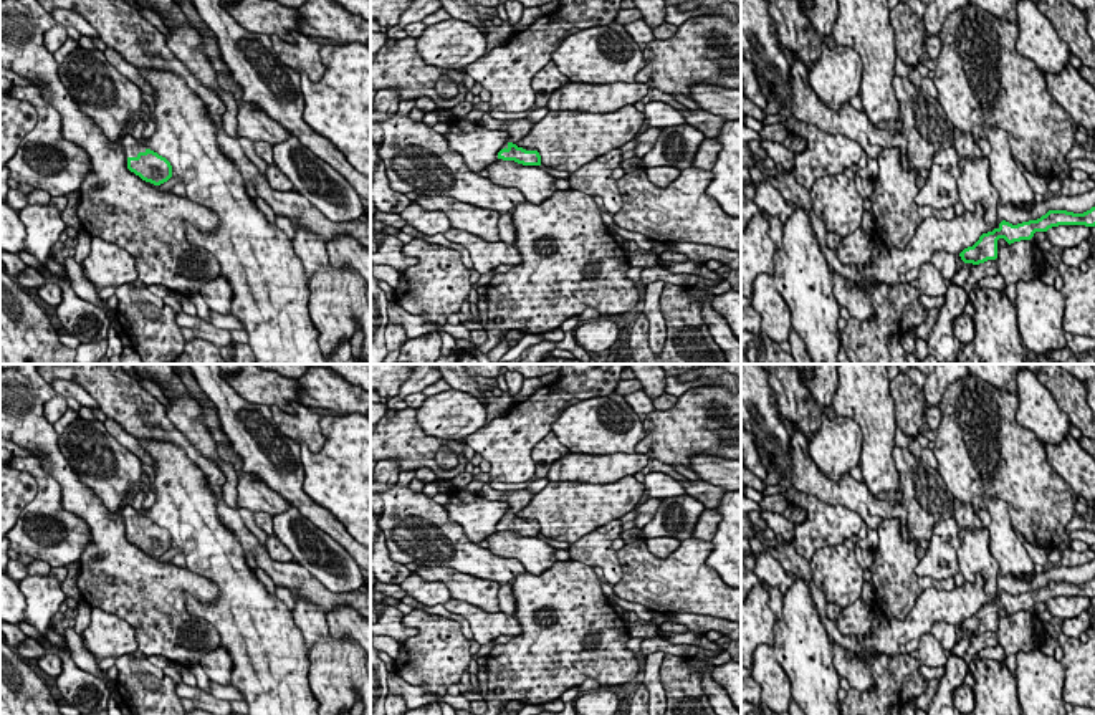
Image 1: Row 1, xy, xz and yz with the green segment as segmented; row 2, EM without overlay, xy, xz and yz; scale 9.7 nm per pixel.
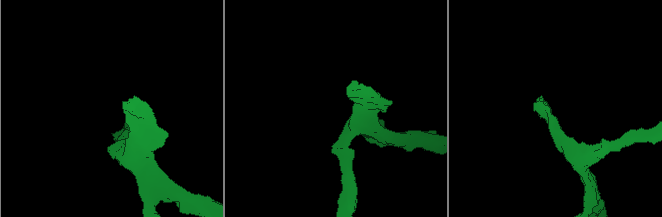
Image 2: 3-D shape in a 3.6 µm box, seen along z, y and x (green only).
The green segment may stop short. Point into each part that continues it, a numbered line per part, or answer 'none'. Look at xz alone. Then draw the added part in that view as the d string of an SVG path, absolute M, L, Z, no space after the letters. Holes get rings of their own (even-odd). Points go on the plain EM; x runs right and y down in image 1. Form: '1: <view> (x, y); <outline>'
1: xz (516, 499); M529 488L523 490L506 490L501 493L500 501L506 501L509 505L509 511L516 515L521 508L524 508L533 498L533 492Z

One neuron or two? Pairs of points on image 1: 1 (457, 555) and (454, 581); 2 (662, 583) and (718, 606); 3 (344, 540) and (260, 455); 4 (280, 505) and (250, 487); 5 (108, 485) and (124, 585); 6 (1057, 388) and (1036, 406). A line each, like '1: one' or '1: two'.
1: two
2: one
3: one
4: one
5: two
6: two

